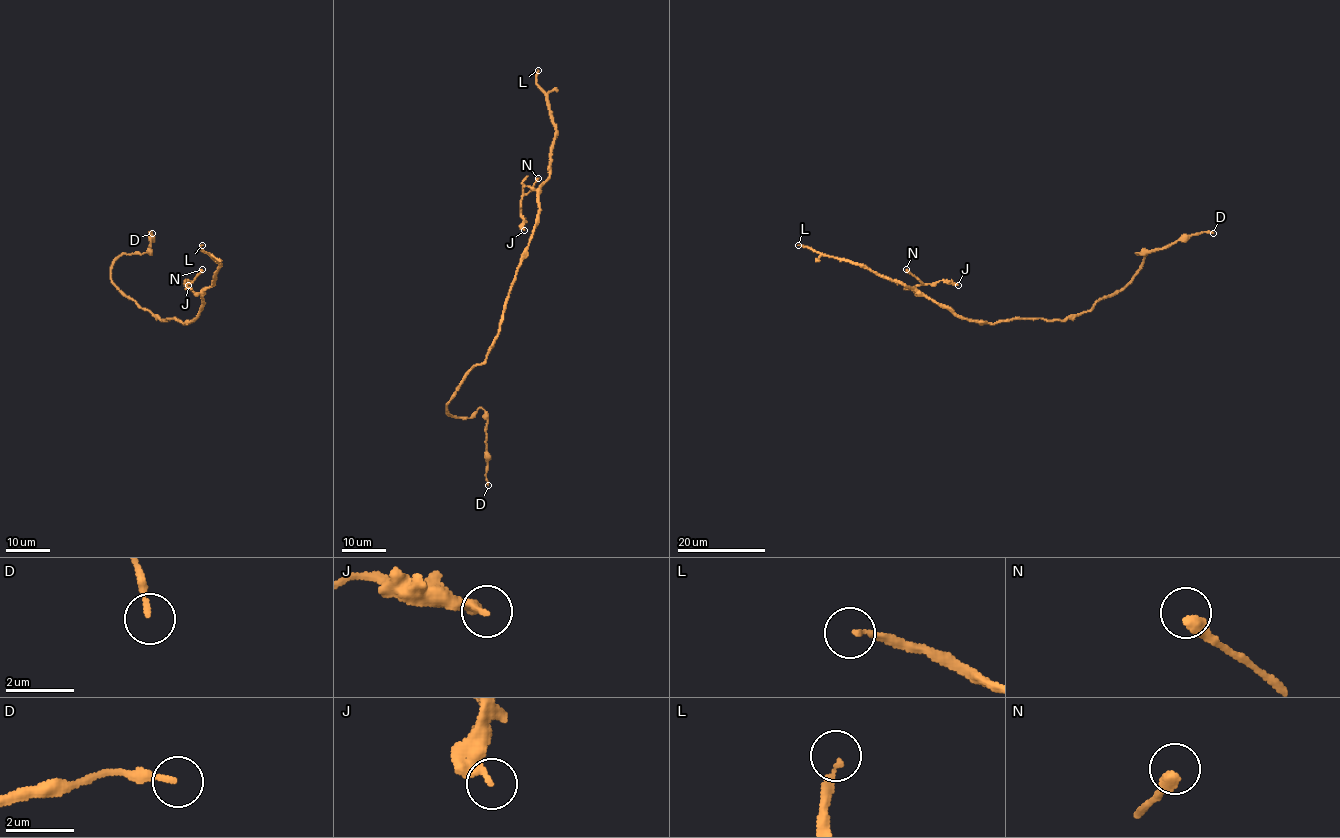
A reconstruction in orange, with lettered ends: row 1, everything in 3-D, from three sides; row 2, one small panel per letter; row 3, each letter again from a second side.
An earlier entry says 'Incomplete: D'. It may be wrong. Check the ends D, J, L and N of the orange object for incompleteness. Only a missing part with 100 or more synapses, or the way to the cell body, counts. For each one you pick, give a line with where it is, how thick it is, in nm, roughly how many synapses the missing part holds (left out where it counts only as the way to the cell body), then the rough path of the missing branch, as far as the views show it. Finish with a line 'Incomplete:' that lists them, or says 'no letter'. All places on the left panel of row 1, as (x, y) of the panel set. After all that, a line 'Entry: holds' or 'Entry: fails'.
L: at (202, 245); 160 nm thick; about 100 synapses; missing branch runs (202, 245), (212, 243), (242, 222), (242, 204)
Incomplete: L
Entry: fails

